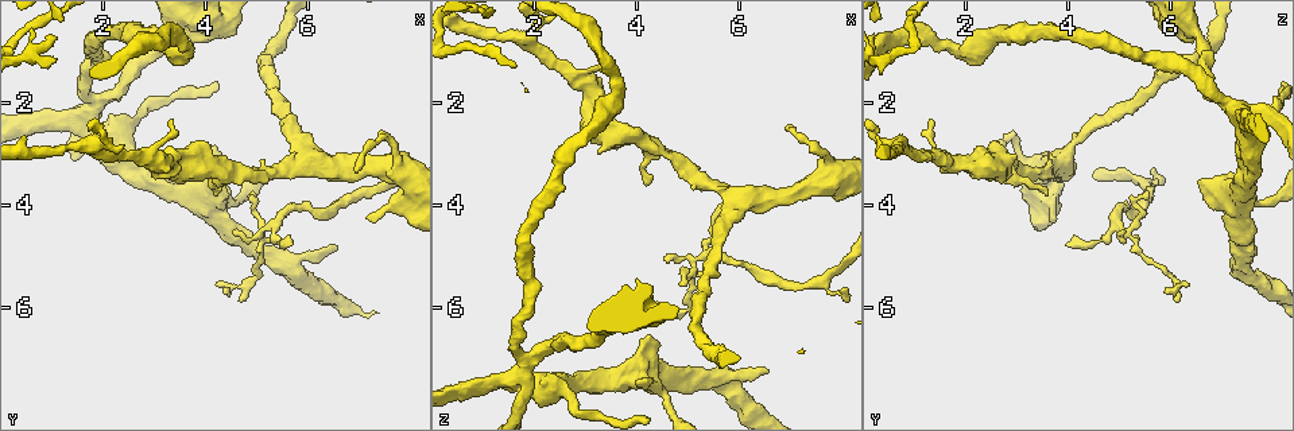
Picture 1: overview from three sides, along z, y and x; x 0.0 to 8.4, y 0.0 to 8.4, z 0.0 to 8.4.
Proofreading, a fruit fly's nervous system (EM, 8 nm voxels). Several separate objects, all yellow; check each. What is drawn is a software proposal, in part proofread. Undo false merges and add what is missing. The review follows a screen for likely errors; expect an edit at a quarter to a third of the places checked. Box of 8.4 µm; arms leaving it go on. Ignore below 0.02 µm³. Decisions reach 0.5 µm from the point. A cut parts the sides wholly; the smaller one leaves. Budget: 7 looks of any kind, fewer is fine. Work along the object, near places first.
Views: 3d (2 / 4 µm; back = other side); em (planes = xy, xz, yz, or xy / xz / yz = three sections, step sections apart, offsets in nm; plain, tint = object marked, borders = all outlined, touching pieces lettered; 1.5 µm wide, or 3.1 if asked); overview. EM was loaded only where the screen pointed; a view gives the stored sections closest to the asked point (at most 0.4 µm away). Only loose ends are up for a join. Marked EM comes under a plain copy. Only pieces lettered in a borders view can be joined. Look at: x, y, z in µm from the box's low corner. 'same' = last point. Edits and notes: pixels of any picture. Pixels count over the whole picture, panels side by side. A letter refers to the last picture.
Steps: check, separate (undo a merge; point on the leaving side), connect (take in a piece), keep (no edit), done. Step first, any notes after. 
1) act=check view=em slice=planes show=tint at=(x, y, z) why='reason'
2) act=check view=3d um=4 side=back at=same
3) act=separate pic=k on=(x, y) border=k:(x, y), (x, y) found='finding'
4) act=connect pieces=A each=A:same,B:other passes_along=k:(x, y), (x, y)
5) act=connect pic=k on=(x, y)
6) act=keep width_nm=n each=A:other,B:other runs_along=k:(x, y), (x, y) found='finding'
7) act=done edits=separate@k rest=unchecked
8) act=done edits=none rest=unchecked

act=check view=em slice=planes show=tint at=(3.35, 2.30, 1.35) why='free end'

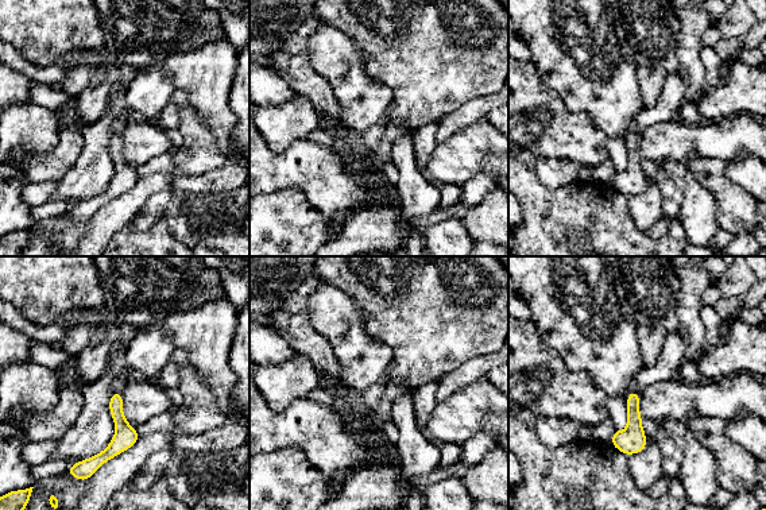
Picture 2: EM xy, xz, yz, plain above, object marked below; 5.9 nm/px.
act=check view=em slice=planes show=borders at=same why='see the neighbours'

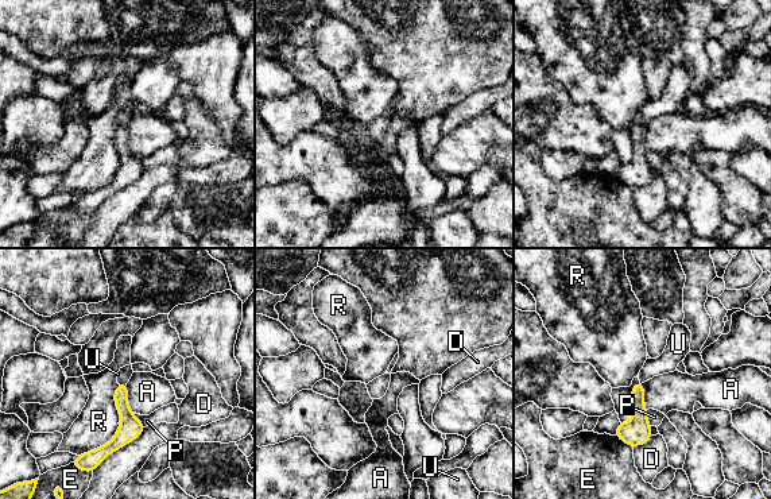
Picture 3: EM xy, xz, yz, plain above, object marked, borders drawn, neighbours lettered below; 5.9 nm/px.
act=keep each=A:other,D:other,E:other,P:other,R:other,U:other runs_along=3:(123, 387), (126, 432), (97, 453) found='no lettered piece goes on from it'

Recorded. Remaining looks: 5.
act=check view=3d um=4 at=(7.75, 3.15, 3.15) why='calibre changes'

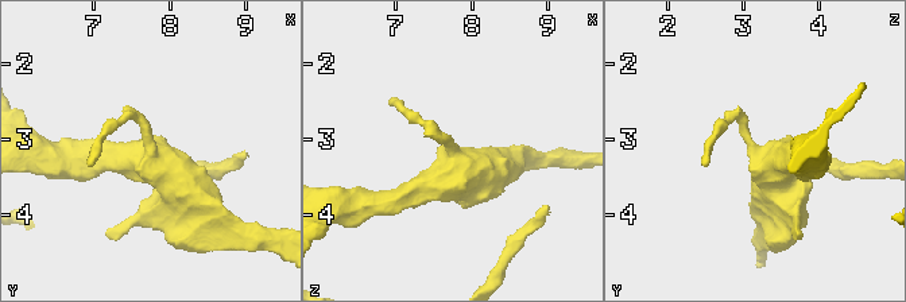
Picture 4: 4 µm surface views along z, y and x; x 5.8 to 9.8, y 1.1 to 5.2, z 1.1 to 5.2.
act=check view=em slice=planes show=borders at=(7.75, 3.15, 3.15)

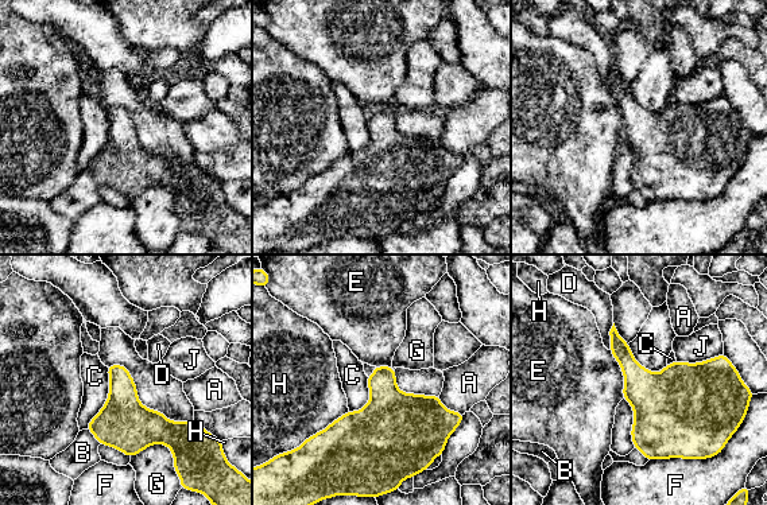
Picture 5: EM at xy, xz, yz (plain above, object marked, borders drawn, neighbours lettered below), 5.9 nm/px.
act=keep width_nm=220 longest_contact=C:400nm each=A:other,B:other,C:other,D:other,E:other,F:other,G:other,H:other,J:other found='one neuron here'

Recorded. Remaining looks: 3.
act=check view=em slice=planes show=tint at=(5.65, 4.75, 4.00) why='branch stops here'

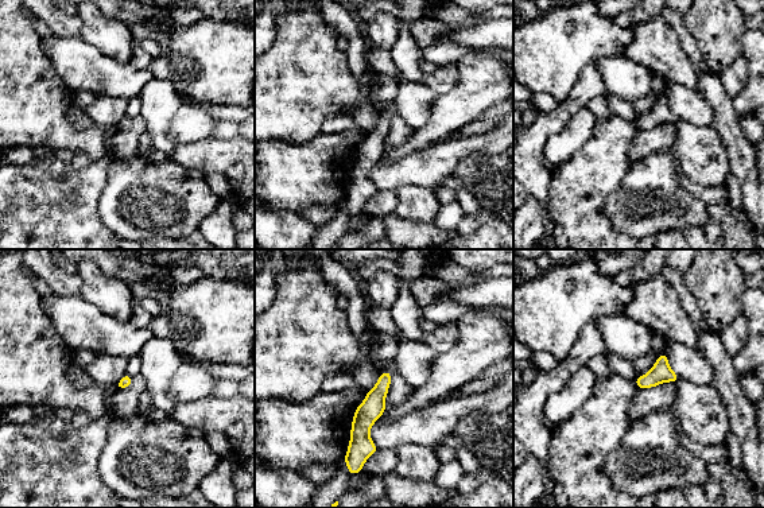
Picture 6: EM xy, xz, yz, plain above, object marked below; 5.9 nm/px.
act=check view=em slice=planes show=borders at=same why='what lies round it'

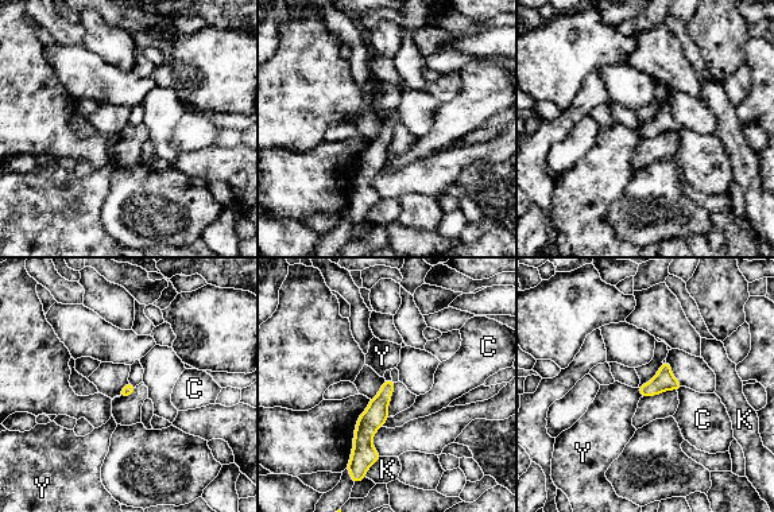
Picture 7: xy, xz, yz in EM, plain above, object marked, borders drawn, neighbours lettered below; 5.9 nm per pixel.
act=keep width_nm=70 each=C:other,K:other,Y:other found='no lettered piece goes on from it'

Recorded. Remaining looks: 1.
act=done edits=none rest=unchecked

